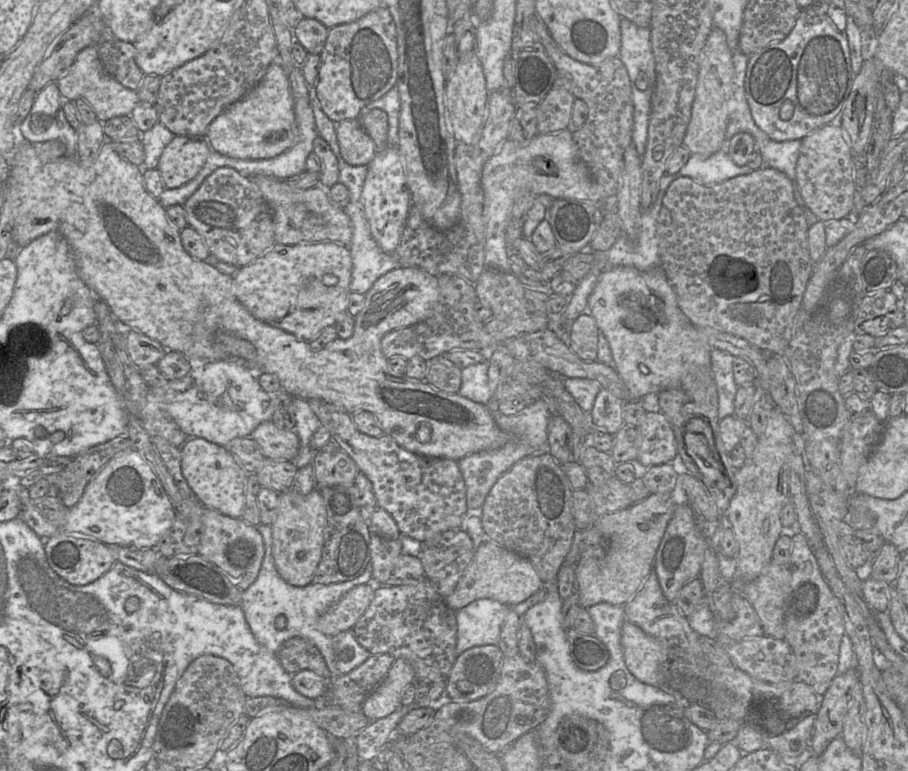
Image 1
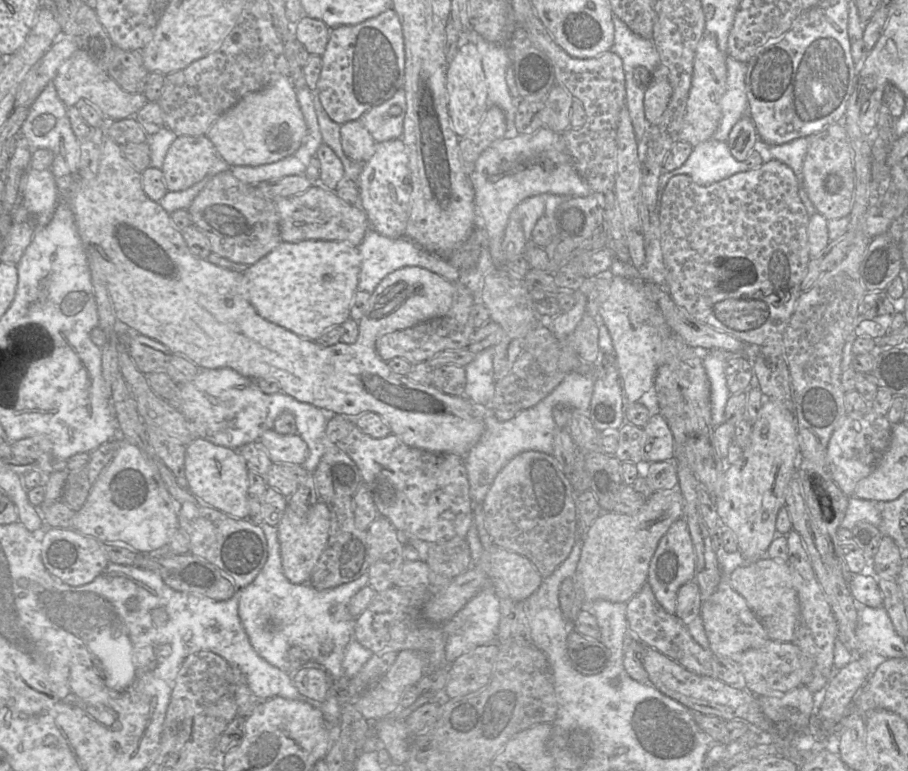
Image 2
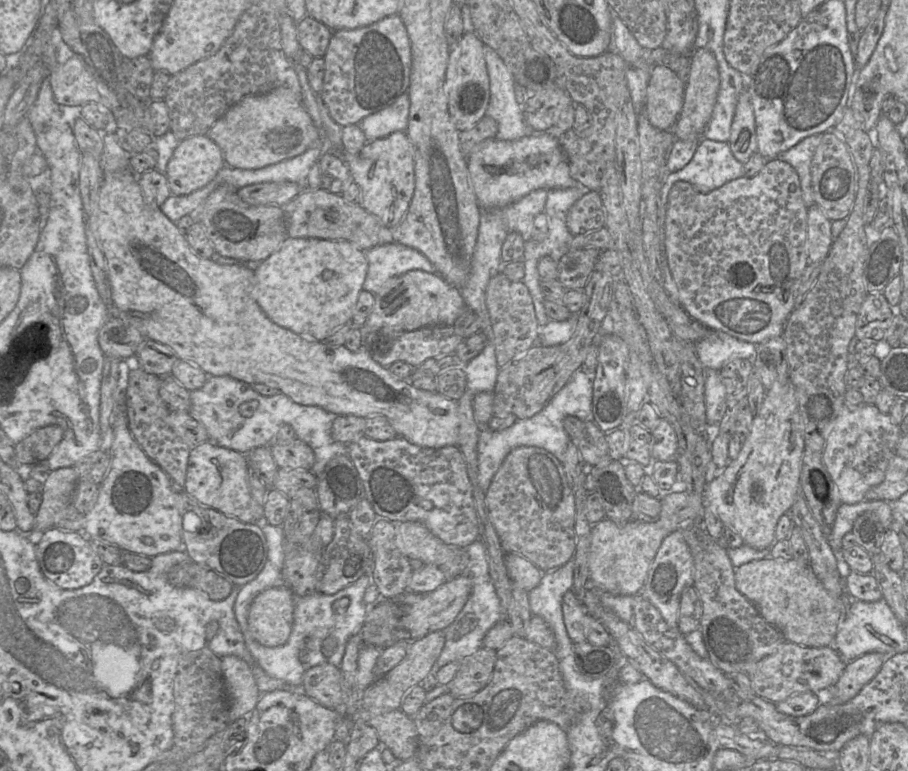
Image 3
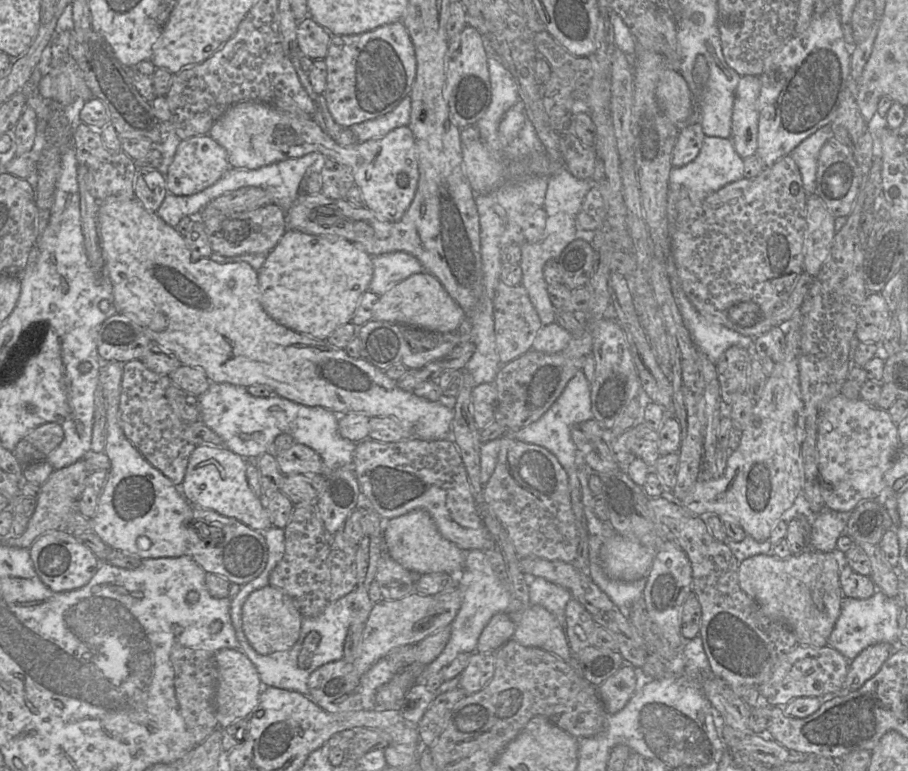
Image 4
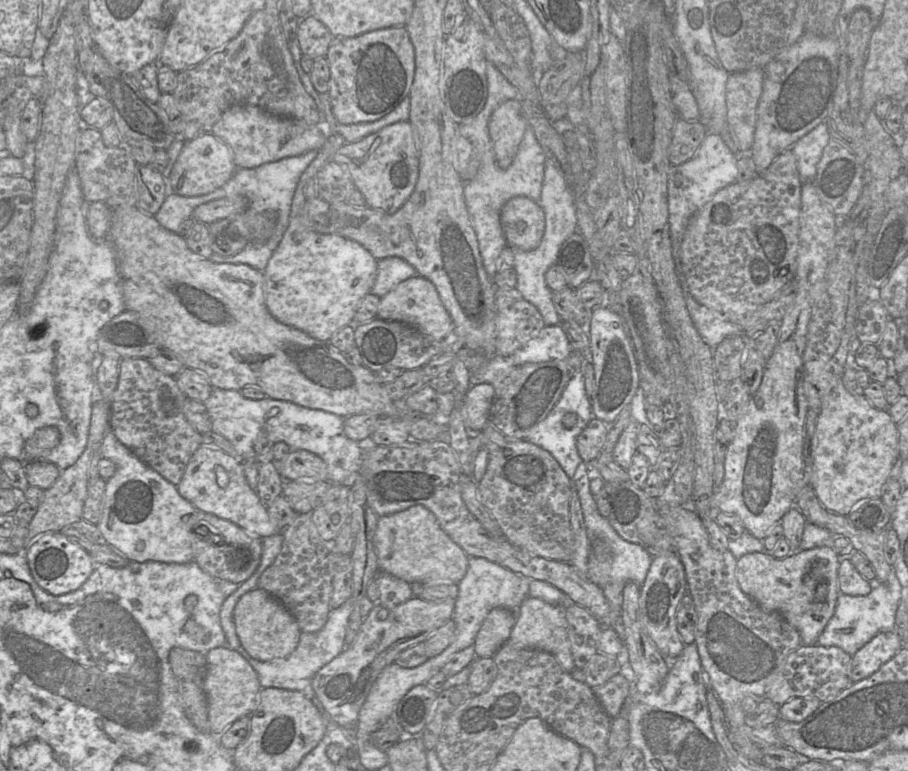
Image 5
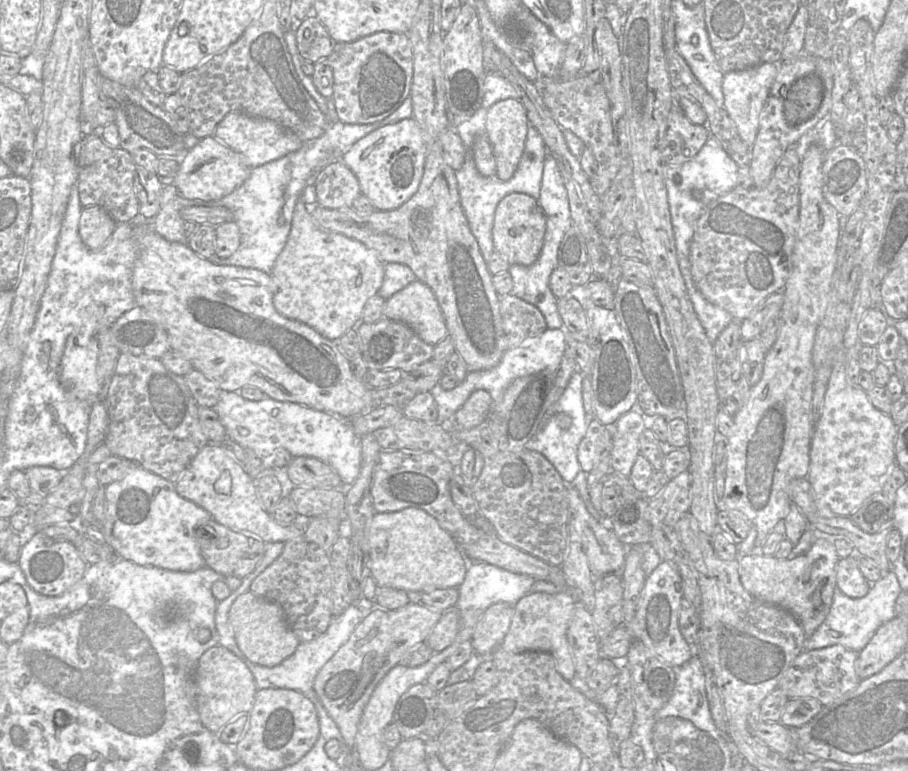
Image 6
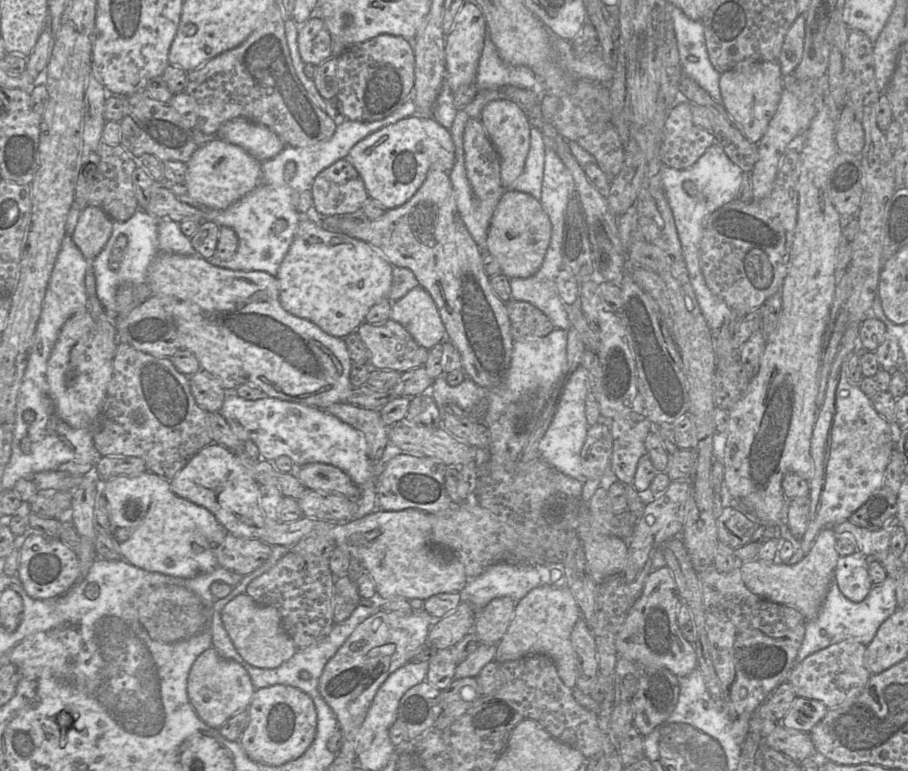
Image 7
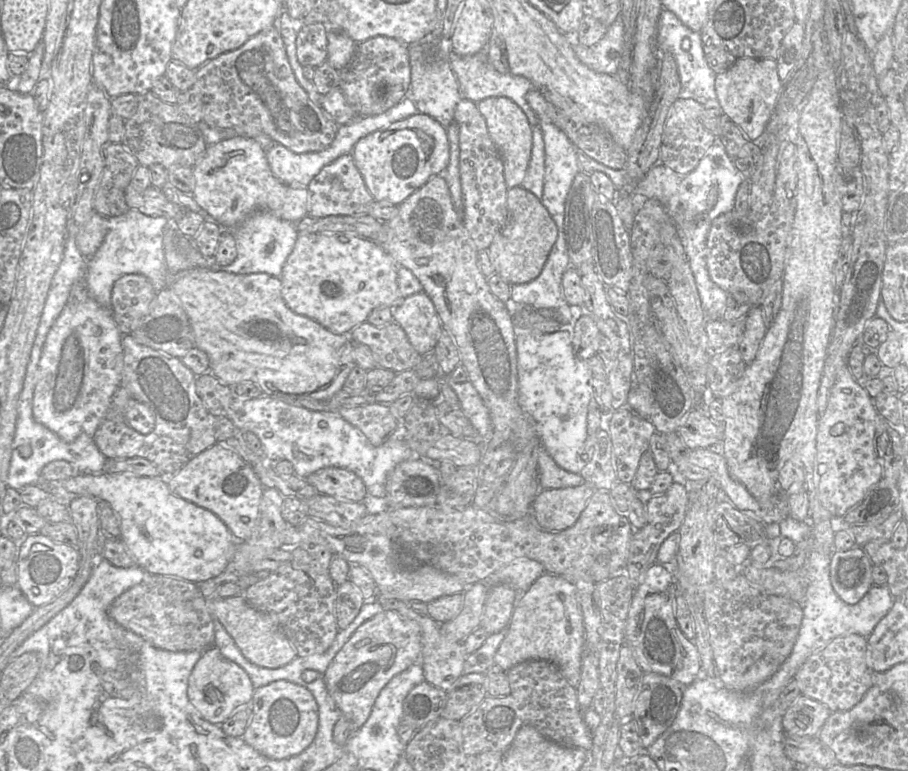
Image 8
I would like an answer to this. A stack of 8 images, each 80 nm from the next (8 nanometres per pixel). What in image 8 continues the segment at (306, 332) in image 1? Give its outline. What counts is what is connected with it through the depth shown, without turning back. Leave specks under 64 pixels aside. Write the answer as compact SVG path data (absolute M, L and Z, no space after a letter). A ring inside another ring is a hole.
M352 232L298 233L295 246L288 256L282 273L282 297L295 313L309 317L335 334L346 334L367 321L376 308L394 307L400 301L397 284L399 265L379 245Z

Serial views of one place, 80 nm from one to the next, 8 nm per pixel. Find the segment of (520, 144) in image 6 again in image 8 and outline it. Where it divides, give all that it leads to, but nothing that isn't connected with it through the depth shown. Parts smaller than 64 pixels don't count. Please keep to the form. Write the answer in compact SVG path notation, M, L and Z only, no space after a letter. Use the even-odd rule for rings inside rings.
M489 97L477 103L486 121L490 138L498 149L504 167L505 183L509 188L521 186L532 150L532 129L522 109L507 97Z

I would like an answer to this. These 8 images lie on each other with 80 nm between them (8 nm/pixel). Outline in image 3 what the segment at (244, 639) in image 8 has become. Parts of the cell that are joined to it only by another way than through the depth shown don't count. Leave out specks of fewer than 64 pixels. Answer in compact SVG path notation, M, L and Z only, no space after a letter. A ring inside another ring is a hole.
M286 586L272 587L253 600L248 628L252 637L266 647L278 647L287 642L293 626L295 595Z

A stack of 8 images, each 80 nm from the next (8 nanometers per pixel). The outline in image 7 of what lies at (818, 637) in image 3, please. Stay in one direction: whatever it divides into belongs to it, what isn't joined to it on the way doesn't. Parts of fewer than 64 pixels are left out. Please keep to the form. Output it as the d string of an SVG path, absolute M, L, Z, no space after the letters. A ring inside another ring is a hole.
M832 526L825 527L817 535L810 551L792 565L781 561L762 561L758 558L740 562L742 579L746 587L754 594L772 602L788 605L798 610L809 621L814 619L834 581L838 552L835 545L836 534Z

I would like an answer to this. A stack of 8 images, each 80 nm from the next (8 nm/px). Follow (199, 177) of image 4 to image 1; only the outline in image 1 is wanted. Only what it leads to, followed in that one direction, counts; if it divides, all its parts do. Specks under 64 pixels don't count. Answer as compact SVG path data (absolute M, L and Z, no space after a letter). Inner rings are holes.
M174 136L165 147L157 169L166 188L179 188L204 166L211 147L206 137Z

